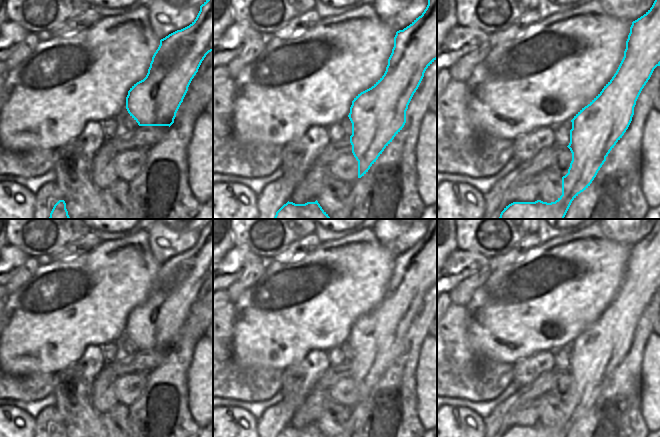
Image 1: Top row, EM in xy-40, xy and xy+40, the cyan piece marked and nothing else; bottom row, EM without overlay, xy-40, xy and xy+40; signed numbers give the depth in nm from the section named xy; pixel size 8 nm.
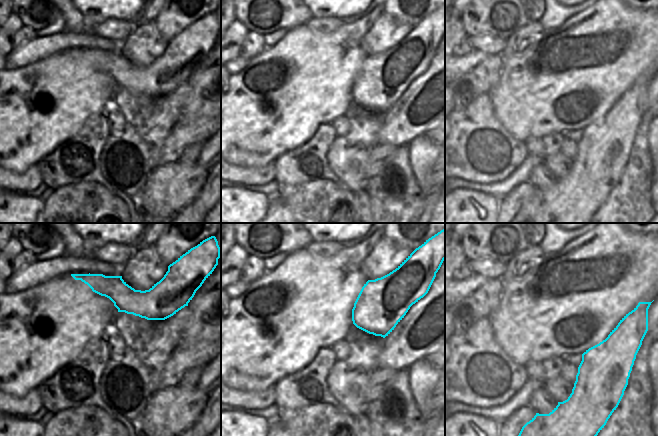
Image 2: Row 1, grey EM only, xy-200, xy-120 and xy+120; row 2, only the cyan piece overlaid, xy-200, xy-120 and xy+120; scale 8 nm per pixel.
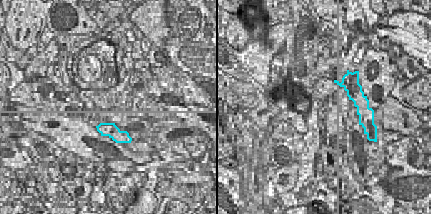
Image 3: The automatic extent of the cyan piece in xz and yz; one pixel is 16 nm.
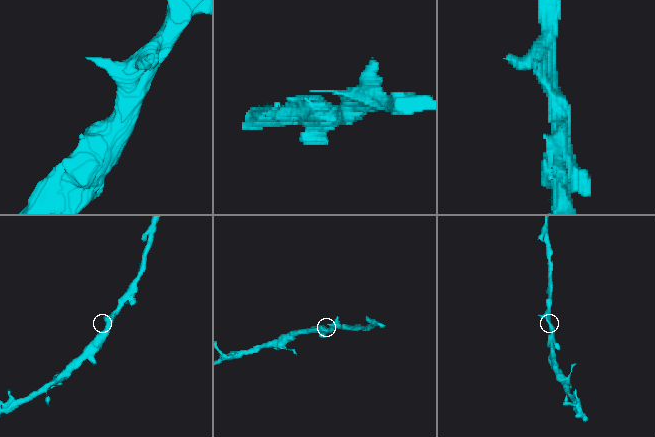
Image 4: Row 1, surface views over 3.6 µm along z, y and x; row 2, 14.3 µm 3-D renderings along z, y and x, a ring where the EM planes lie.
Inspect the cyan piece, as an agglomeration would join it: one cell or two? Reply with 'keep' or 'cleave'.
keep

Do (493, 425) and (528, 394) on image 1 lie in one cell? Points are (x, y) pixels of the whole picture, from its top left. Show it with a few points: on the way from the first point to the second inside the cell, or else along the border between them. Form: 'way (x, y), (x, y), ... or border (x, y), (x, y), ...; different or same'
way (499, 416), (519, 399); same

